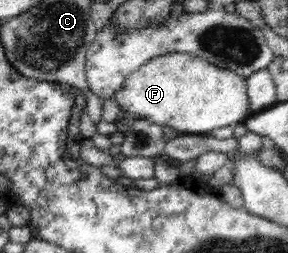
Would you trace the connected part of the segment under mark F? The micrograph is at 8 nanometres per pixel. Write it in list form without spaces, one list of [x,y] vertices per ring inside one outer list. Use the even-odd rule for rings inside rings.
[[[175,52],[150,59],[127,75],[113,99],[120,110],[135,119],[168,125],[181,134],[209,135],[213,129],[234,126],[251,115],[246,79],[191,53]]]

